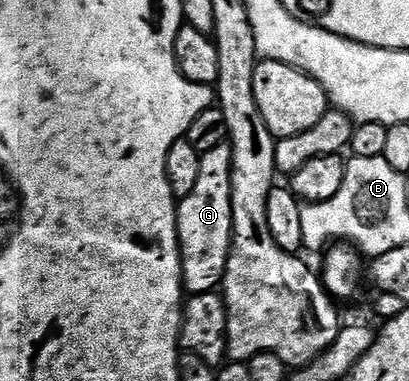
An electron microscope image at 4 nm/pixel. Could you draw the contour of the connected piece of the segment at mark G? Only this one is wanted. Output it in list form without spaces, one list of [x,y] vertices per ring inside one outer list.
[[[226,144],[212,148],[207,154],[202,155],[196,188],[181,195],[178,202],[178,247],[182,253],[182,280],[187,295],[217,291],[226,277],[230,246],[234,242],[233,171],[233,149]]]

